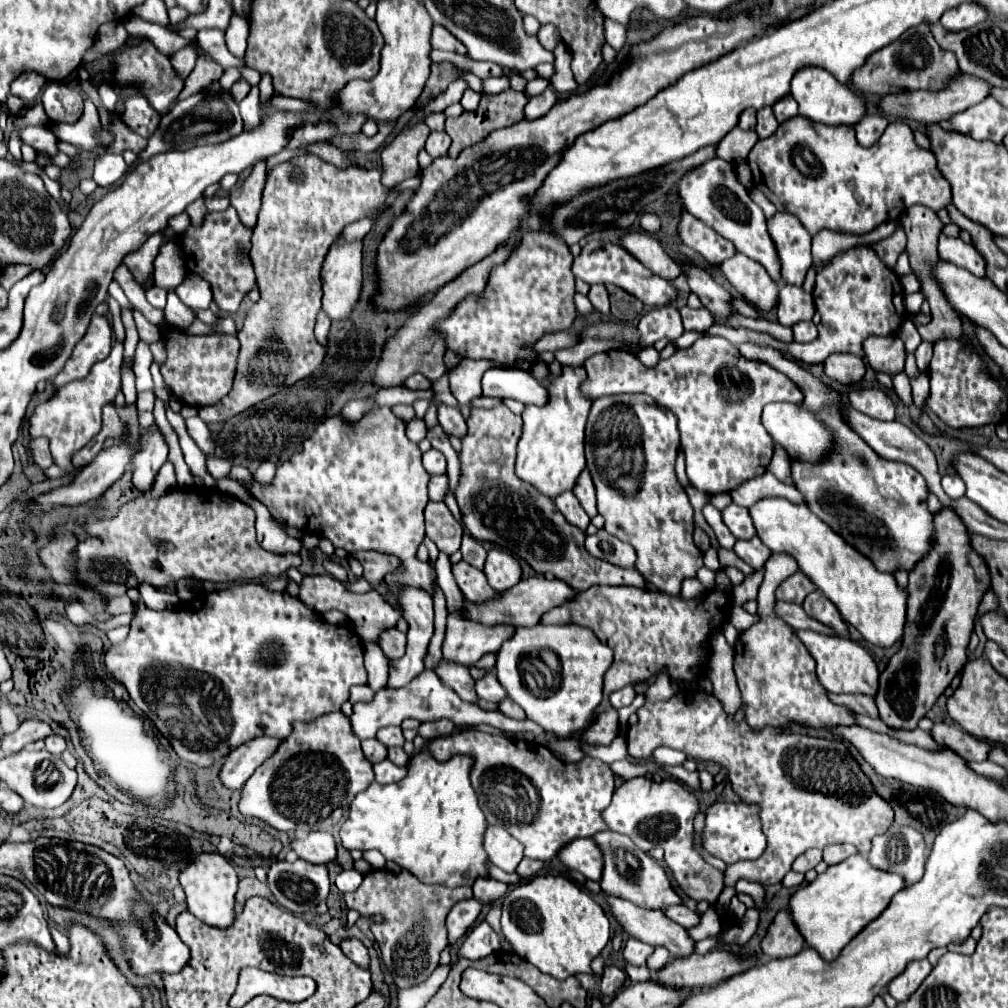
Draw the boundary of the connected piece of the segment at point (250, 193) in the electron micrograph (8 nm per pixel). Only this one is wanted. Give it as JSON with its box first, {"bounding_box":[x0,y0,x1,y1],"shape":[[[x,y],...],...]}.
{"bounding_box":[230,161,266,229],"shape":[[[266,161],[256,165],[250,173],[250,177],[244,181],[242,187],[236,187],[230,191],[230,205],[236,209],[240,221],[254,229],[258,211],[260,211],[260,199],[264,189],[264,177],[266,177]]]}

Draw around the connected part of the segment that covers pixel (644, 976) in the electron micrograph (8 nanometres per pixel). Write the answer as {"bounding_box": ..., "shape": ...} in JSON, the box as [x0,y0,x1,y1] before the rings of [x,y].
{"bounding_box":[624,964,651,982],"shape":[[[626,964],[624,971],[627,977],[632,982],[642,982],[649,980],[651,978],[651,973],[648,967],[645,966],[633,966],[630,964]]]}

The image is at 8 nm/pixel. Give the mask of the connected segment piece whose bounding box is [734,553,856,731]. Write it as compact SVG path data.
M774 553L766 561L764 583L760 585L757 595L757 614L760 619L750 629L742 631L736 641L734 673L738 689L742 693L744 719L748 727L756 731L764 727L786 727L786 725L802 725L810 729L856 725L852 709L844 705L834 705L828 699L828 691L820 685L814 673L812 655L804 649L804 645L800 645L796 631L775 613L776 587L780 585L782 575L792 575L796 571L798 565L790 557Z

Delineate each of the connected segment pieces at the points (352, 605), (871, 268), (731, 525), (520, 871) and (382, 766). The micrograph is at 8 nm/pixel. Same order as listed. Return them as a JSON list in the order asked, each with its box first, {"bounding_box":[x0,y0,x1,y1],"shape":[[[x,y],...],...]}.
[{"bounding_box":[300,575,396,643],"shape":[[[310,575],[304,577],[302,585],[300,585],[300,601],[304,601],[304,605],[308,605],[310,609],[316,609],[318,613],[326,613],[330,609],[338,609],[342,613],[346,613],[350,617],[350,621],[354,623],[356,635],[364,641],[364,643],[378,643],[380,635],[386,629],[396,627],[396,609],[392,609],[378,591],[368,591],[362,595],[350,593],[340,581],[332,579],[330,575]]]},{"bounding_box":[706,247,906,363],"shape":[[[856,247],[830,259],[830,263],[816,269],[814,303],[822,317],[818,325],[818,337],[812,343],[784,343],[768,333],[756,333],[750,329],[732,329],[714,323],[706,335],[718,335],[728,339],[732,345],[742,345],[746,341],[778,349],[784,355],[792,355],[804,363],[822,363],[832,353],[854,353],[862,357],[862,341],[870,335],[892,335],[906,319],[904,291],[900,277],[882,263],[872,247]]]},{"bounding_box":[722,505,756,539],"shape":[[[728,505],[726,509],[722,509],[722,521],[736,539],[752,539],[756,535],[752,519],[748,517],[748,509],[744,507]]]},{"bounding_box":[516,857,544,879],"shape":[[[524,857],[524,859],[520,861],[520,865],[516,867],[516,875],[520,875],[520,879],[530,879],[530,877],[534,877],[542,867],[544,867],[542,861],[532,861],[532,859]]]},{"bounding_box":[374,759,408,785],"shape":[[[384,759],[380,763],[374,765],[374,773],[376,773],[376,781],[386,785],[386,783],[396,783],[396,781],[402,781],[408,773],[408,767],[398,767],[394,765],[390,759]]]}]

